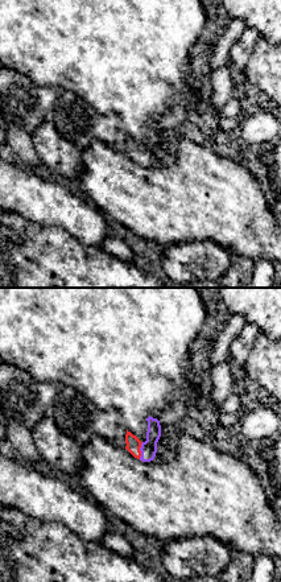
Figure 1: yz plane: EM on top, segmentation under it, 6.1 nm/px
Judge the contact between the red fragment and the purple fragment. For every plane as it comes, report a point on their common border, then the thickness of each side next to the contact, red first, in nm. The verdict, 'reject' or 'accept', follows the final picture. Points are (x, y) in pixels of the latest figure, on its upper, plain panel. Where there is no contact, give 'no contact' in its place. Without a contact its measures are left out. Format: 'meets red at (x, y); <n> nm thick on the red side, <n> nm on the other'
meets red at (139, 155); 90 nm thick on the red side, 100 nm on the other

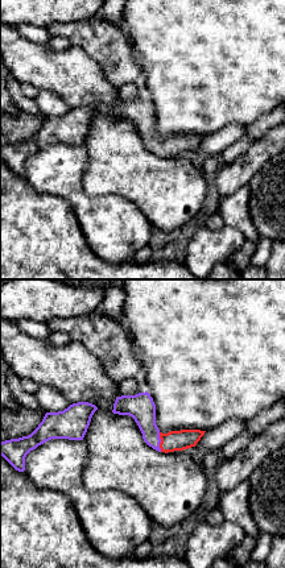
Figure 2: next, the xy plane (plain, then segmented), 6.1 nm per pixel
meets red at (161, 146); 130 nm thick on the red side, 160 nm on the other

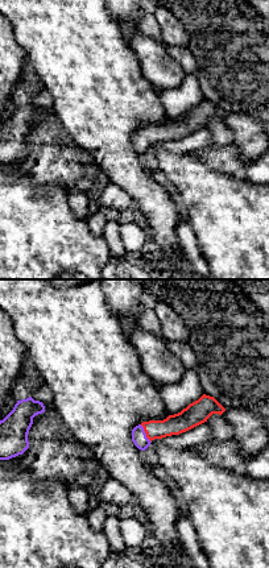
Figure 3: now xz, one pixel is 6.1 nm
meets red at (145, 137); 130 nm thick on the red side, 90 nm on the other

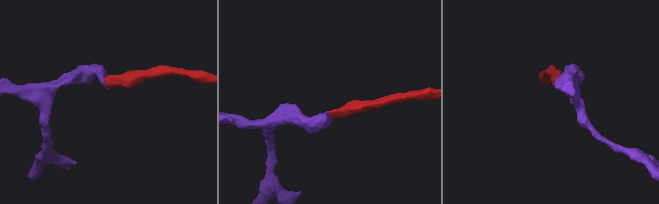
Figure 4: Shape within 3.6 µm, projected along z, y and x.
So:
accept

